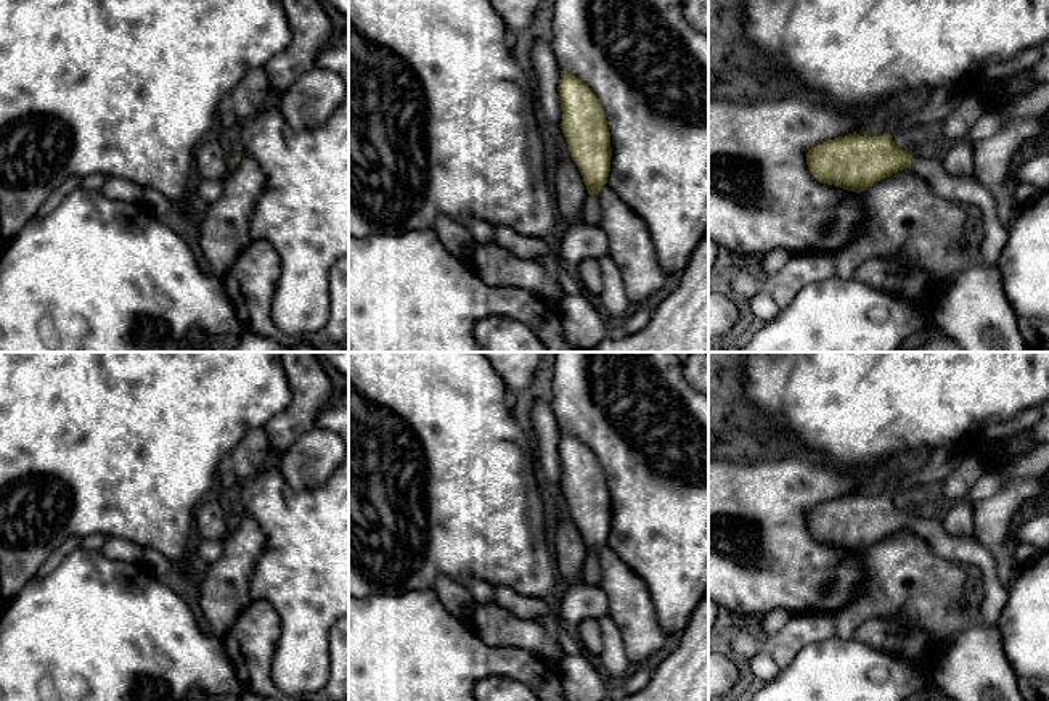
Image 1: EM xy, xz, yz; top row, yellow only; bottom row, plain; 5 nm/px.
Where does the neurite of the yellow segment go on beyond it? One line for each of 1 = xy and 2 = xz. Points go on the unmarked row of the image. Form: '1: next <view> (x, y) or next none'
1: next xy (232, 523)
2: next xz (591, 571)

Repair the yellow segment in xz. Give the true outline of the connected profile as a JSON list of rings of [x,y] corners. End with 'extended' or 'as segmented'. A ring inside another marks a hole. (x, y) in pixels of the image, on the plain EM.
[[[561,431],[557,450],[562,468],[561,489],[588,550],[582,579],[591,587],[599,587],[598,555],[607,543],[612,518],[607,481],[596,455],[577,437]]]; extended

